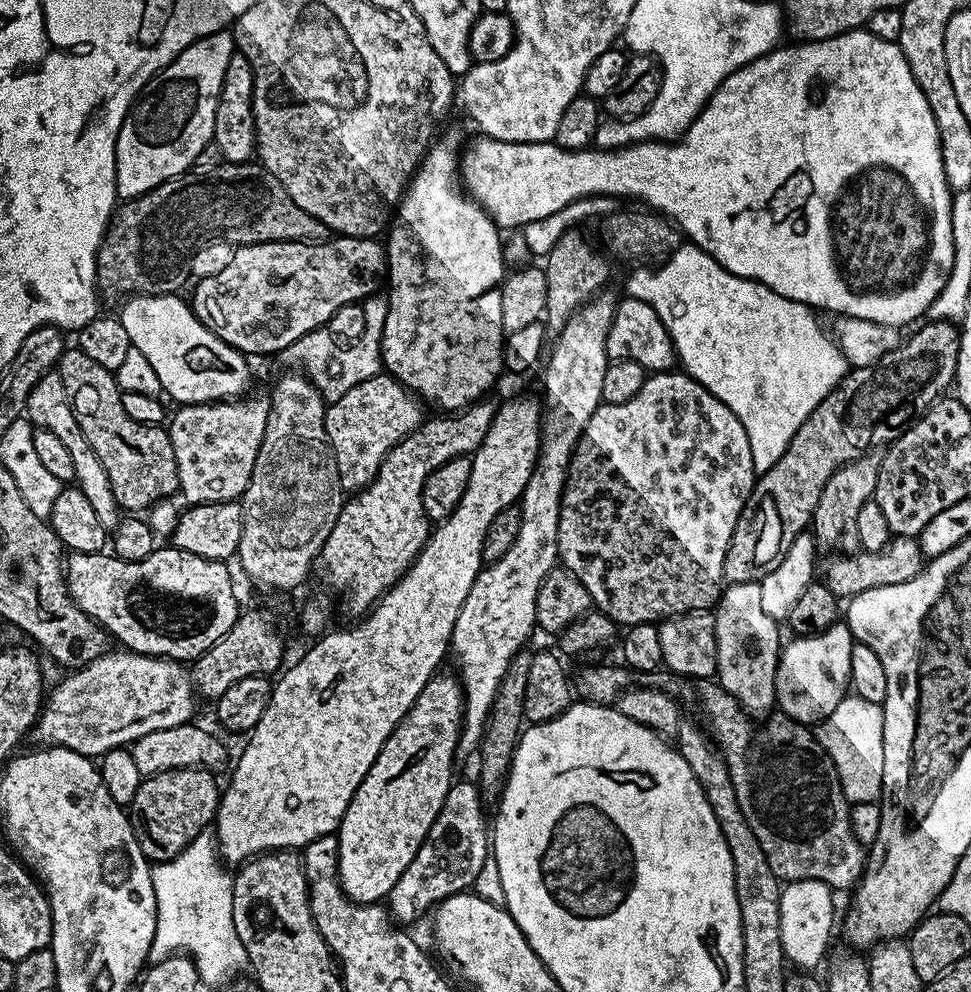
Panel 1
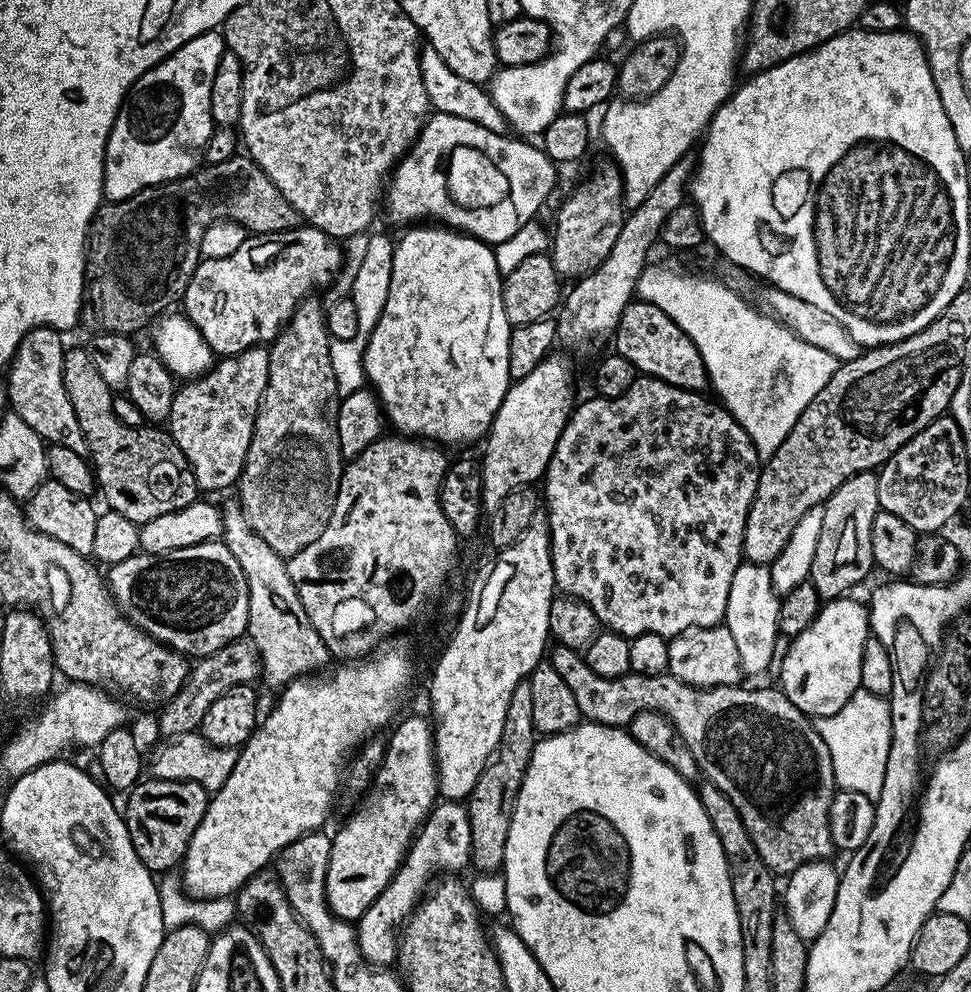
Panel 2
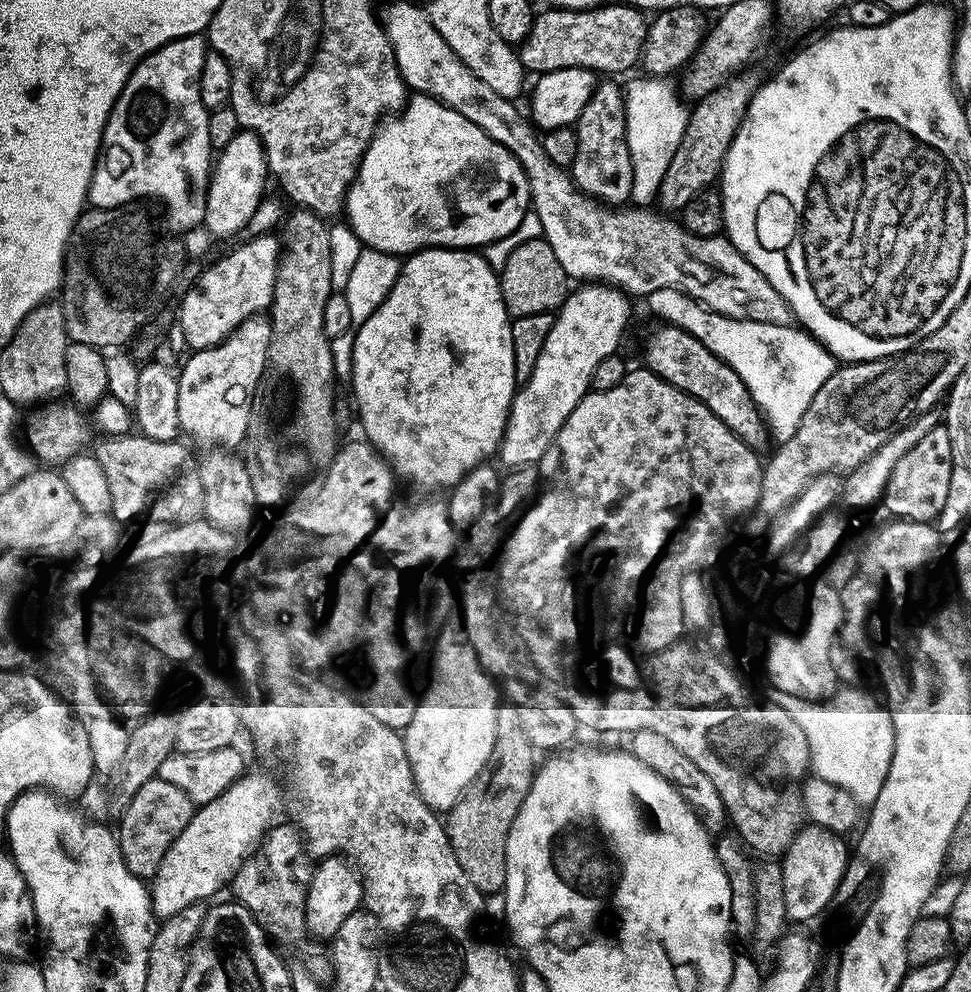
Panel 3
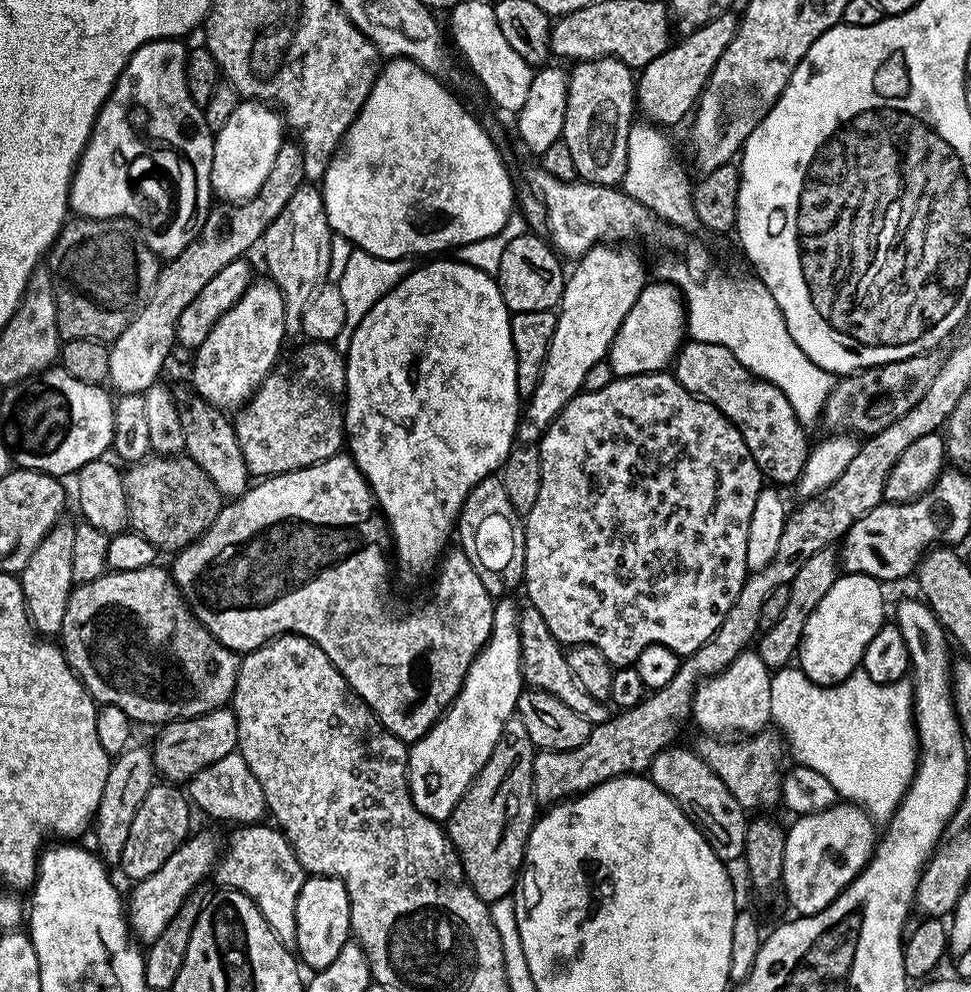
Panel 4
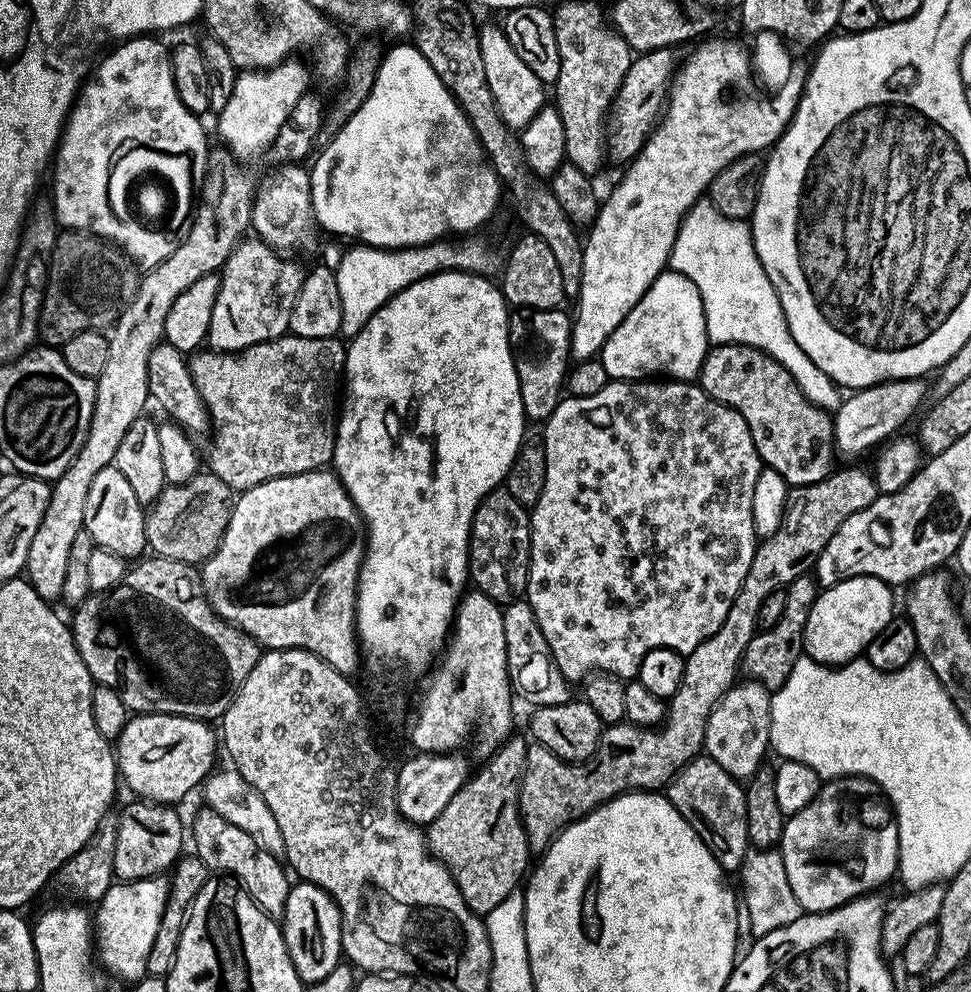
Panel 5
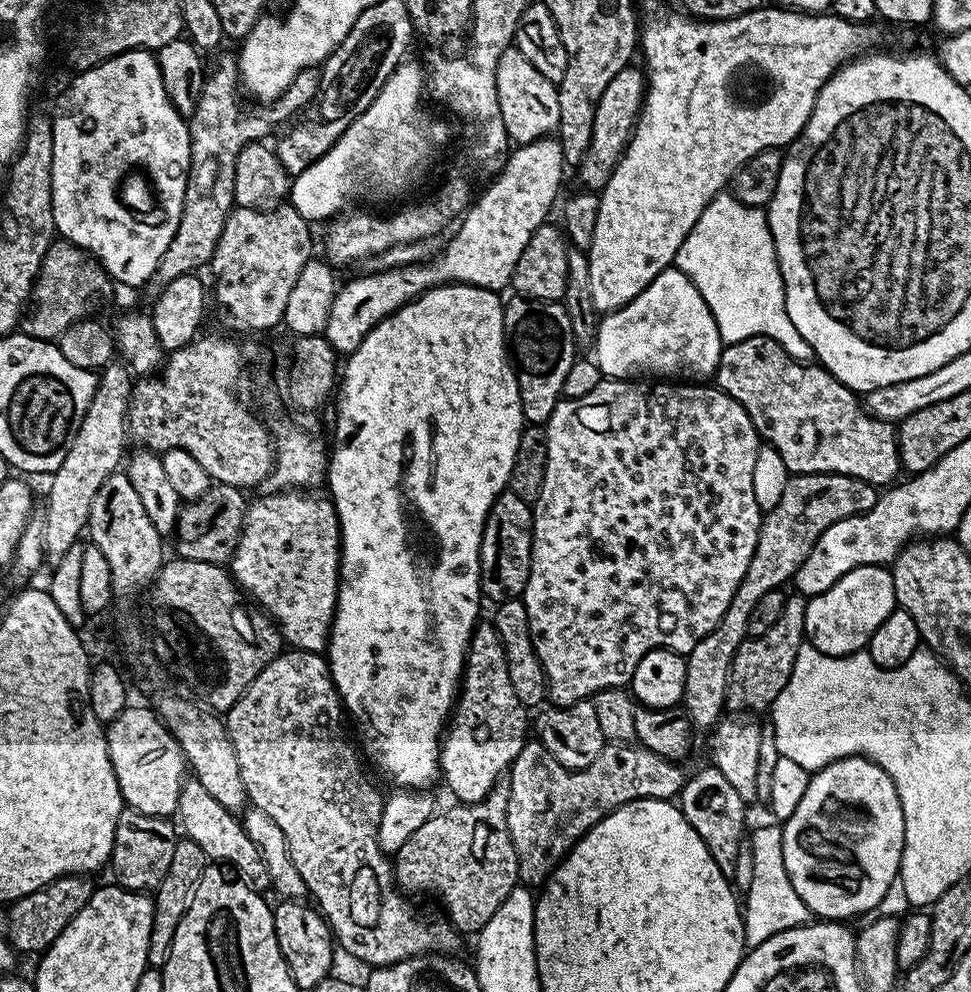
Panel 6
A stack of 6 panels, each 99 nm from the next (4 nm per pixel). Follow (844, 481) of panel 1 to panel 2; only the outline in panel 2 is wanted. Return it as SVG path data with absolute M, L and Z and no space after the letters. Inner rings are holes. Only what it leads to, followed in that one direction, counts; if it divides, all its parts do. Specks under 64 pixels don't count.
M875 471L854 474L854 478L846 478L822 505L822 534L818 534L818 550L814 550L814 562L810 562L808 575L821 601L847 597L851 588L858 587L874 572L870 530L874 528L874 518L882 510L876 478Z

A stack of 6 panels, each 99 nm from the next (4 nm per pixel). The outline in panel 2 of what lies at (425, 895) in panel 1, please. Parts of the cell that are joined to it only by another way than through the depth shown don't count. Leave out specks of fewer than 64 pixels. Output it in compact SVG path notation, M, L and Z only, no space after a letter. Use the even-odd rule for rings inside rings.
M441 799L433 804L432 811L421 824L419 832L404 854L400 869L393 874L386 890L382 890L382 894L378 894L374 902L370 902L366 914L362 914L360 919L355 921L358 950L364 961L380 970L395 965L400 950L402 929L416 909L416 905L429 891L433 883L432 875L436 871L444 872L440 874L460 874L460 871L464 867L467 869L471 862L472 843L467 807L458 800Z

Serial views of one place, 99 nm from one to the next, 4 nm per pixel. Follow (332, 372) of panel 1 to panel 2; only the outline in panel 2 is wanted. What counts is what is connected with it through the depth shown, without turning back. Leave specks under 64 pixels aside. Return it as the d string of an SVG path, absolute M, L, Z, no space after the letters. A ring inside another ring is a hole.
M373 231L365 242L365 252L360 256L360 265L352 276L352 292L350 299L358 309L358 334L354 338L345 340L332 340L330 343L330 366L334 370L336 394L343 398L354 394L358 389L365 387L364 351L368 345L370 334L386 306L386 298L390 294L390 278L392 277L392 249L393 237L383 236L382 233Z

